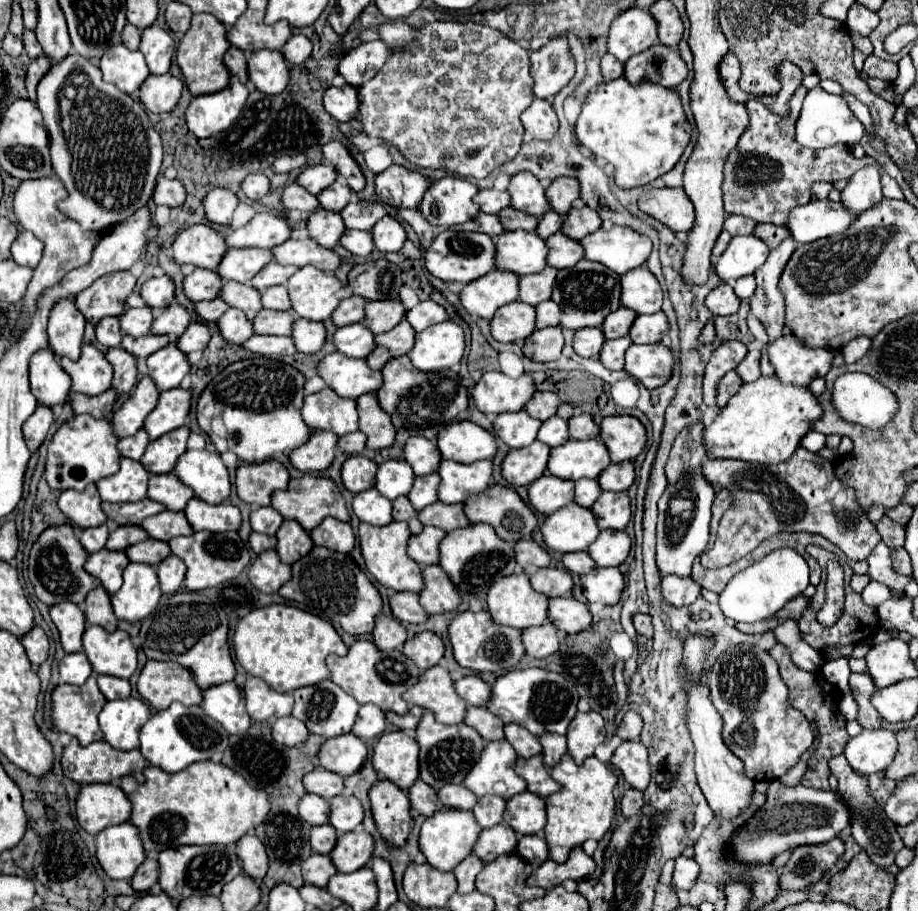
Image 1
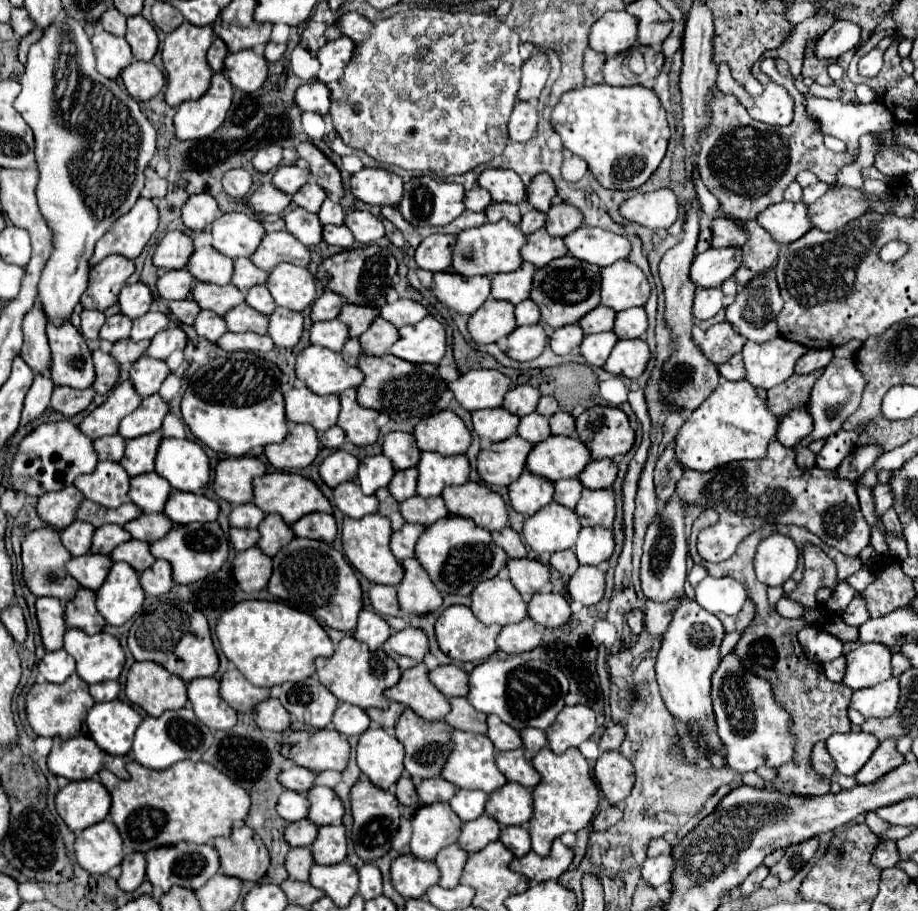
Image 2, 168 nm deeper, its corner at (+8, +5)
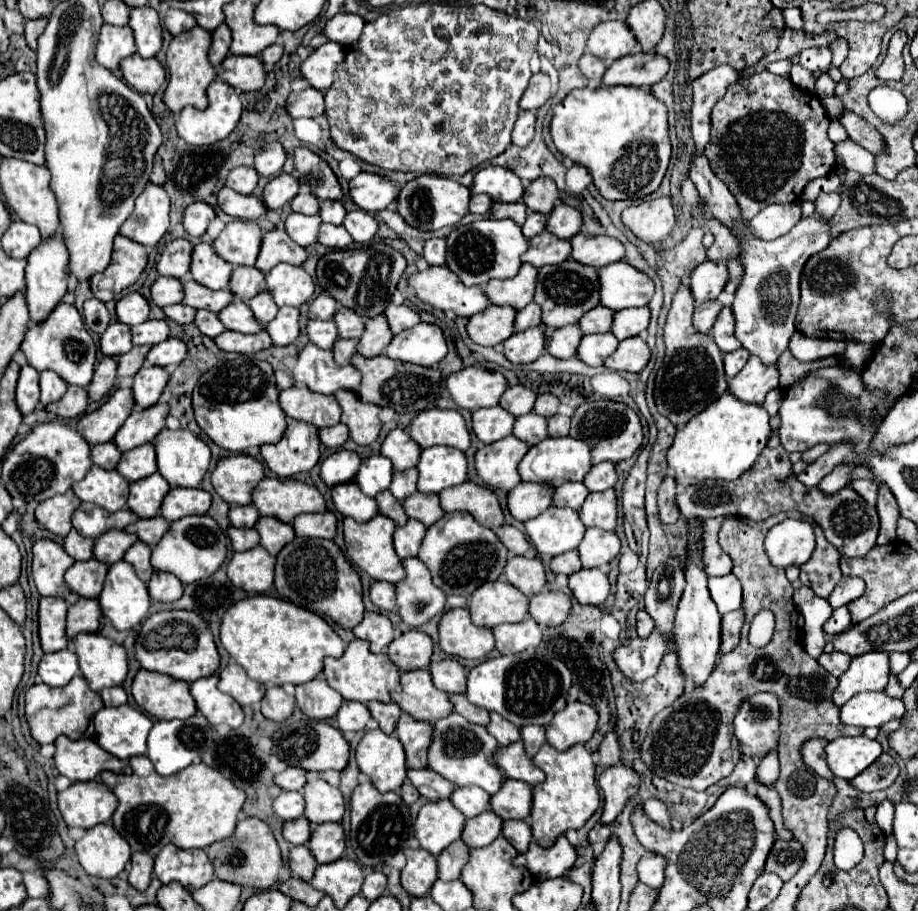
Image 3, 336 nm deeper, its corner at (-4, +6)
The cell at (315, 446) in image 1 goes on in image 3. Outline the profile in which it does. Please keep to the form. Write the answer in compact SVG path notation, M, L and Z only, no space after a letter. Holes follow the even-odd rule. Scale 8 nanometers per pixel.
M289 419L289 427L279 443L263 445L261 455L267 467L279 477L291 477L301 471L309 471L319 461L319 429L305 421Z

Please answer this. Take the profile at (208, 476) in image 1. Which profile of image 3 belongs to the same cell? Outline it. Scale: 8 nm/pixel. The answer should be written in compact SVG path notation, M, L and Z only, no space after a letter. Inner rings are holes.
M163 429L155 437L157 467L171 487L201 487L211 463L207 443L189 429Z

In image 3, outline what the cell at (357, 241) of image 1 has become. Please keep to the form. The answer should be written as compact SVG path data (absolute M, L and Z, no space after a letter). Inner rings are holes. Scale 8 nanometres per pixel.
M323 223L319 229L319 243L331 249L347 249L353 241L351 241L351 235L343 229L343 225L337 227L331 223Z

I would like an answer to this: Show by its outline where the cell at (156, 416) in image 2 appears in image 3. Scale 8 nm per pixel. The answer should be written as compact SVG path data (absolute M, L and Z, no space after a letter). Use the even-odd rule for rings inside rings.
M157 403L147 409L135 409L127 417L127 421L119 429L119 433L115 435L115 439L113 439L115 445L119 445L119 449L123 449L123 451L129 451L143 443L153 441L165 429L167 415L169 415L167 403Z

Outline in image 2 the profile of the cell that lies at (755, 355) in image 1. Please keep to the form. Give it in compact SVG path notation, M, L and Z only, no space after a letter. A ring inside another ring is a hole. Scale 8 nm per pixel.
M741 354L731 356L725 364L719 364L717 370L719 370L719 376L725 378L725 380L743 380L743 360L741 360Z

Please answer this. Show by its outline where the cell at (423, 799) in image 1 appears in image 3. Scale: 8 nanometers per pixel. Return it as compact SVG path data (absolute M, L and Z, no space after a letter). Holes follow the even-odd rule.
M405 781L403 787L401 787L401 797L403 797L403 801L407 805L411 805L411 803L415 803L419 799L419 791L411 785L411 781Z

